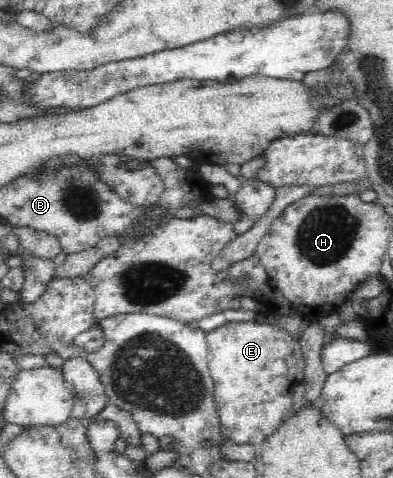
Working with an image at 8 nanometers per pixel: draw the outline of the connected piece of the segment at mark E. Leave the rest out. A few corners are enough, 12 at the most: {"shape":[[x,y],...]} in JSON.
{"shape":[[267,322],[206,333],[224,440],[256,448],[303,382],[300,341]]}

